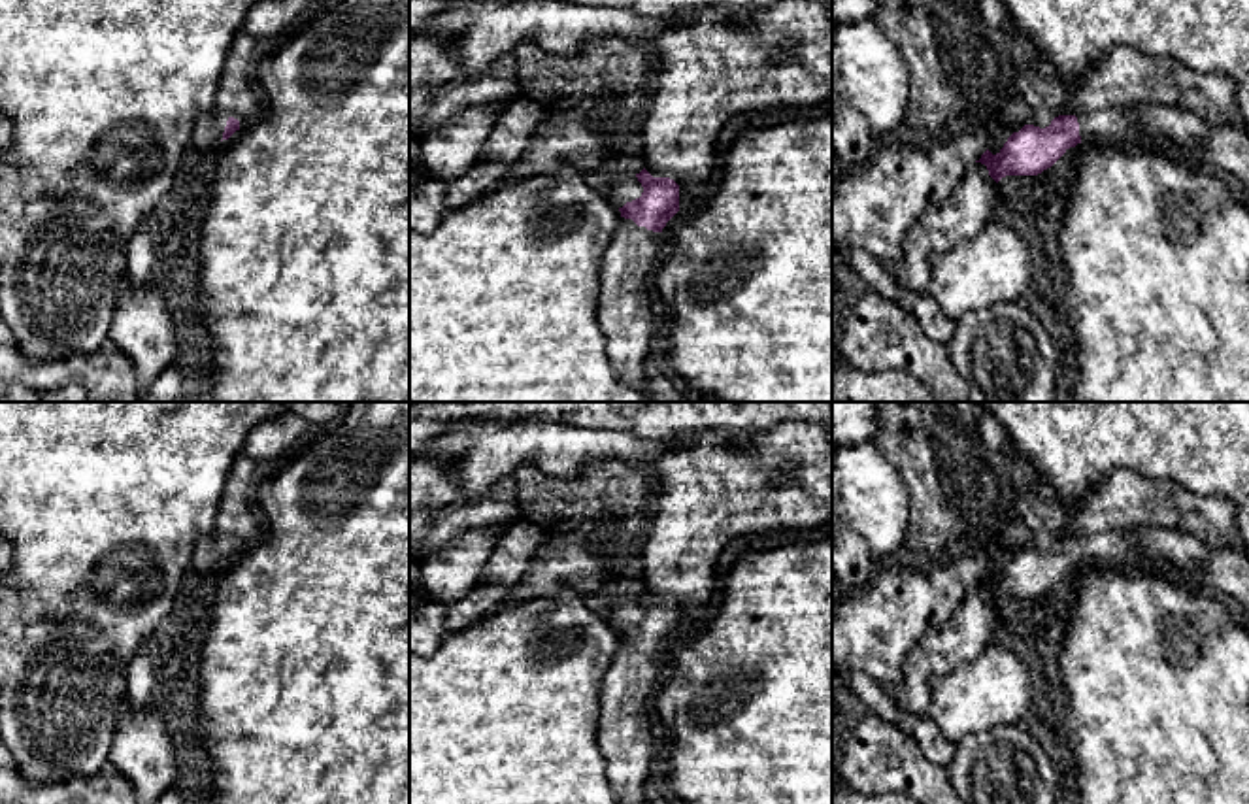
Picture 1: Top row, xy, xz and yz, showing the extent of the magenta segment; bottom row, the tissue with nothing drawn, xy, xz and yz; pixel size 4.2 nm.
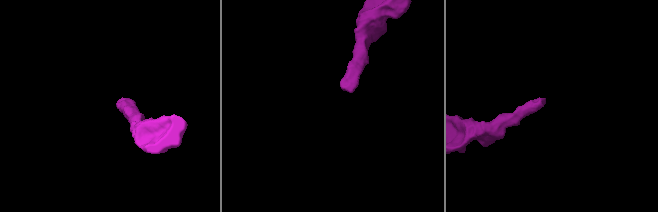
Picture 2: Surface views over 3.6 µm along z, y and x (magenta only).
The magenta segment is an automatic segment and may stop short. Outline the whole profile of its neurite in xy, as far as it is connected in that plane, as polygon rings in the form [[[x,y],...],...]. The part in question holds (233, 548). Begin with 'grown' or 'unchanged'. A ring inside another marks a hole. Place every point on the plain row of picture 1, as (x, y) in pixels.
grown; [[[217,532],[200,536],[192,549],[192,566],[200,572],[211,572],[221,562],[228,562],[236,553],[240,553],[240,544],[226,540]]]

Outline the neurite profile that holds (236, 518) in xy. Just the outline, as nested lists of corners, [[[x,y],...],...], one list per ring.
[[[243,453],[234,459],[215,515],[215,532],[219,536],[238,544],[264,538],[255,506],[255,487],[260,477],[262,468],[253,459]]]

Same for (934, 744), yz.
[[[921,717],[913,736],[928,761],[943,768],[949,766],[955,757],[957,744],[953,744],[930,717]]]

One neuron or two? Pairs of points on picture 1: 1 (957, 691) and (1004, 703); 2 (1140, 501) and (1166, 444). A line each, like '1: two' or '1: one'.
1: one
2: two

